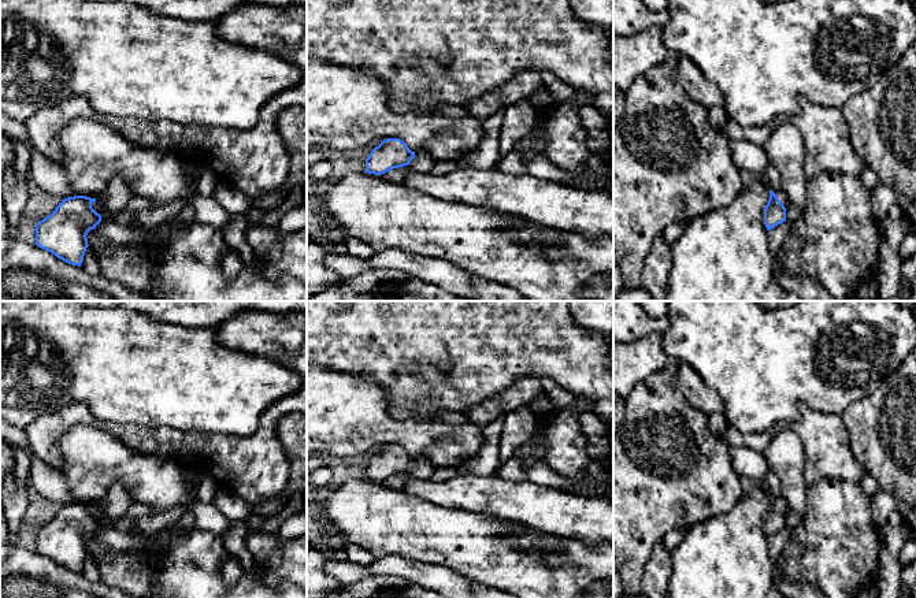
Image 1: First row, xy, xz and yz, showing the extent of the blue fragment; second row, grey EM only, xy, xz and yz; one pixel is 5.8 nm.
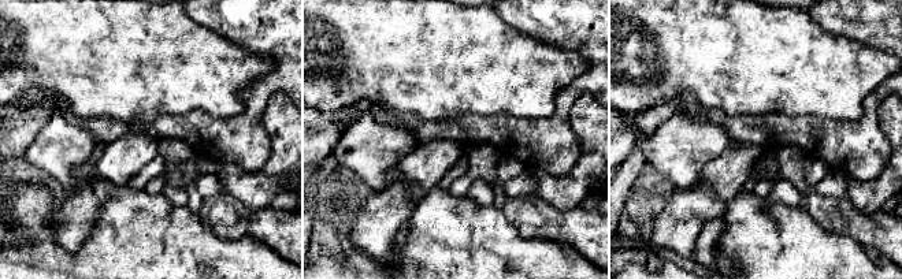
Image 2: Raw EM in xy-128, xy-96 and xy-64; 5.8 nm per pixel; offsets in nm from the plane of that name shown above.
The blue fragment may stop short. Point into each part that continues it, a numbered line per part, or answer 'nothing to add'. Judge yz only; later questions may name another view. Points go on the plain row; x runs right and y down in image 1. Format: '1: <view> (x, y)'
1: yz (774, 489)

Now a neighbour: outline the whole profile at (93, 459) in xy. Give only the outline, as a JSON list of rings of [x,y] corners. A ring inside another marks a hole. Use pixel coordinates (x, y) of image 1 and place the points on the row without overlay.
[[[74,426],[62,435],[58,446],[63,457],[58,473],[67,482],[77,501],[99,506],[115,482],[127,489],[133,502],[141,502],[152,512],[166,512],[173,506],[190,509],[196,501],[200,501],[197,497],[200,476],[171,458],[136,452],[100,427]]]

